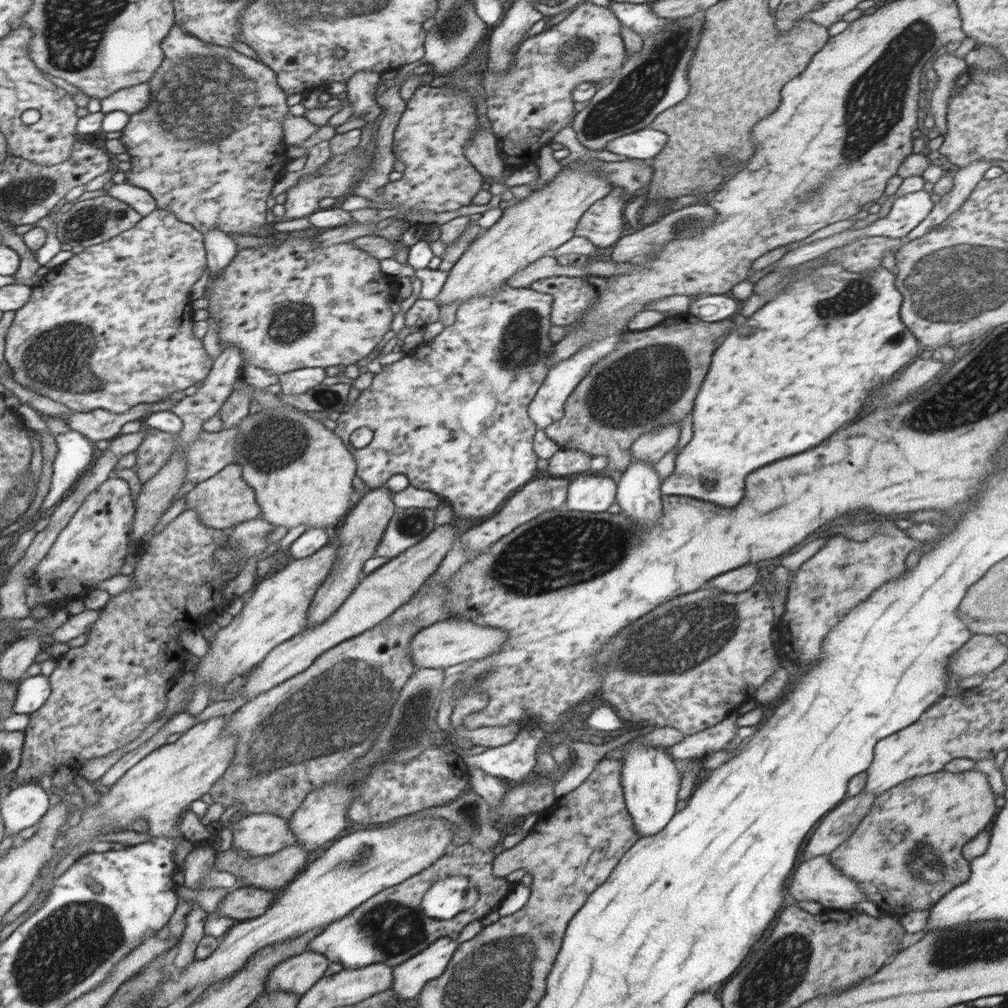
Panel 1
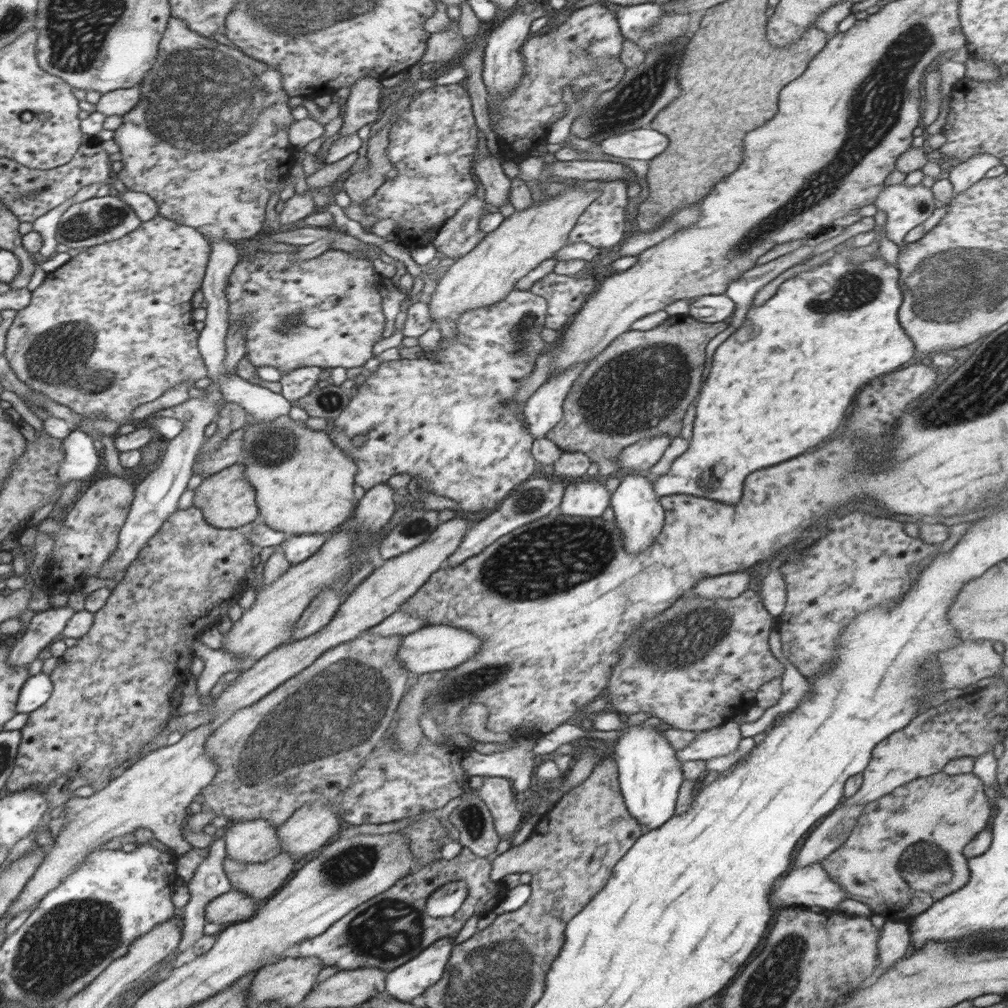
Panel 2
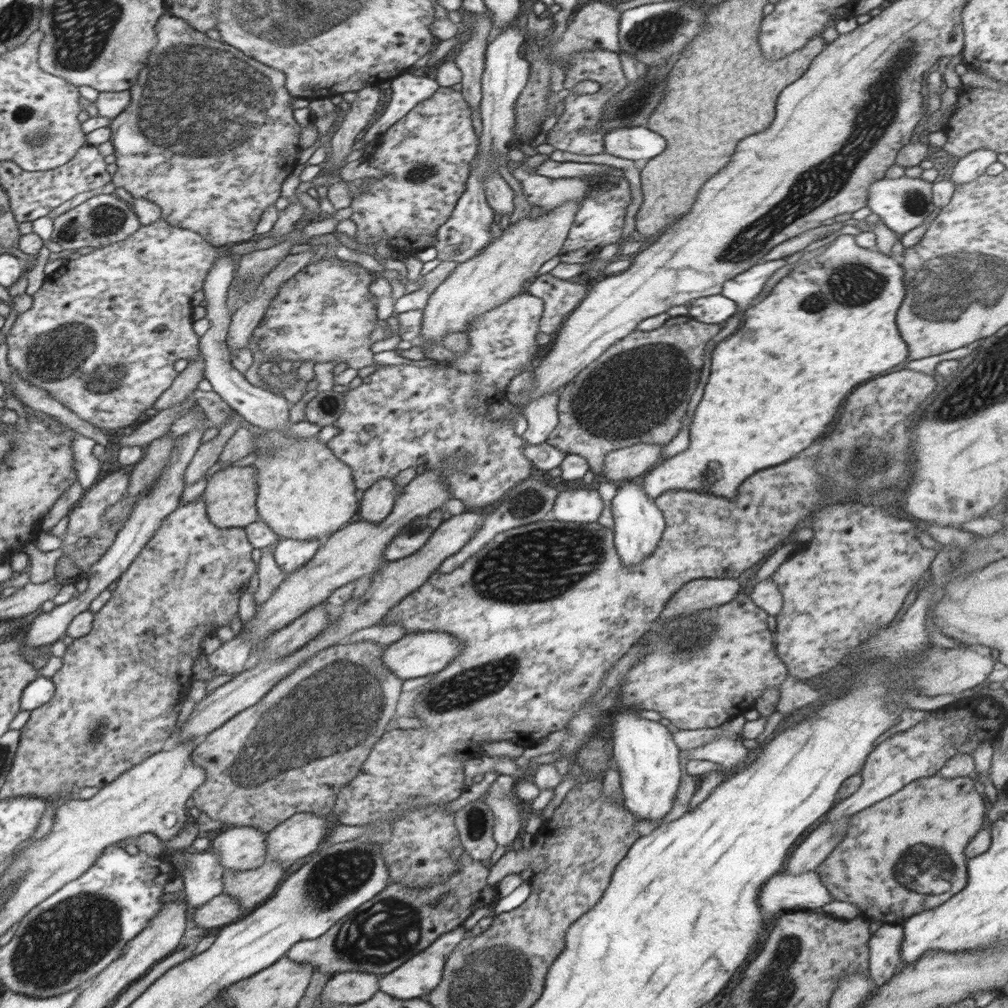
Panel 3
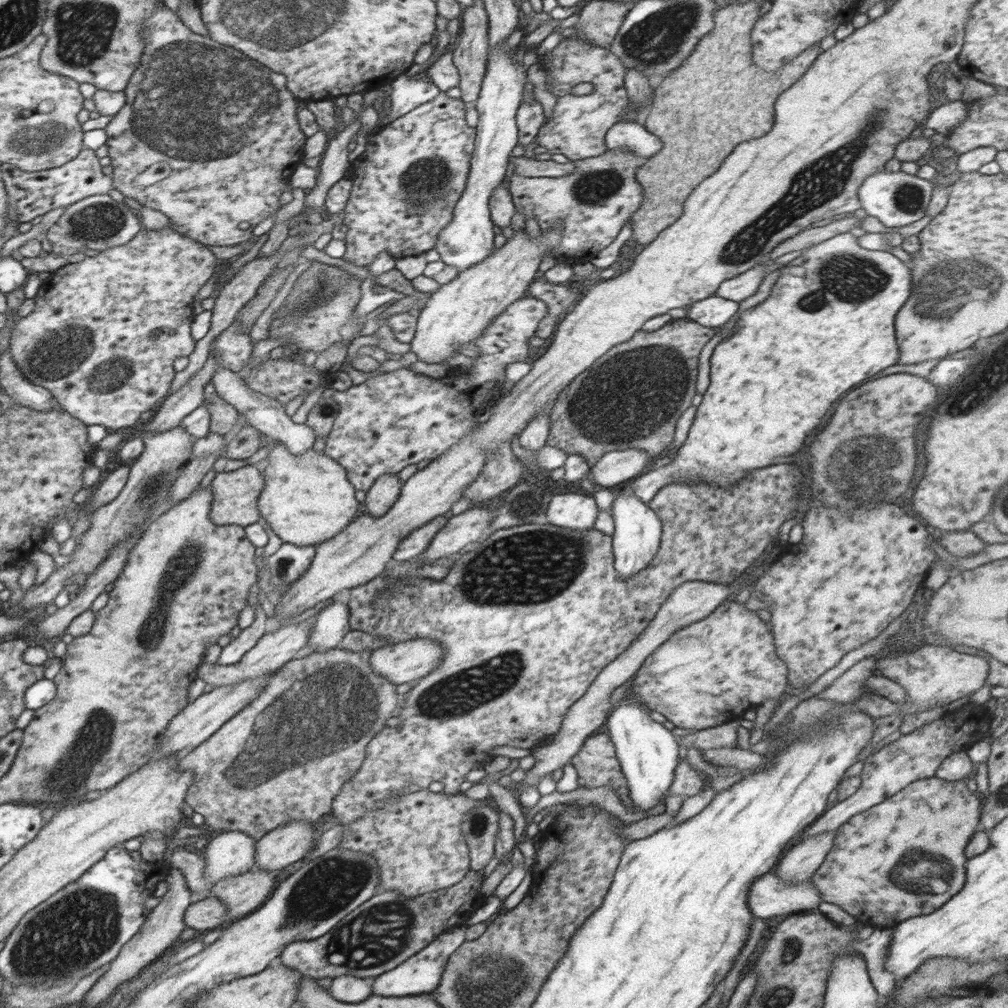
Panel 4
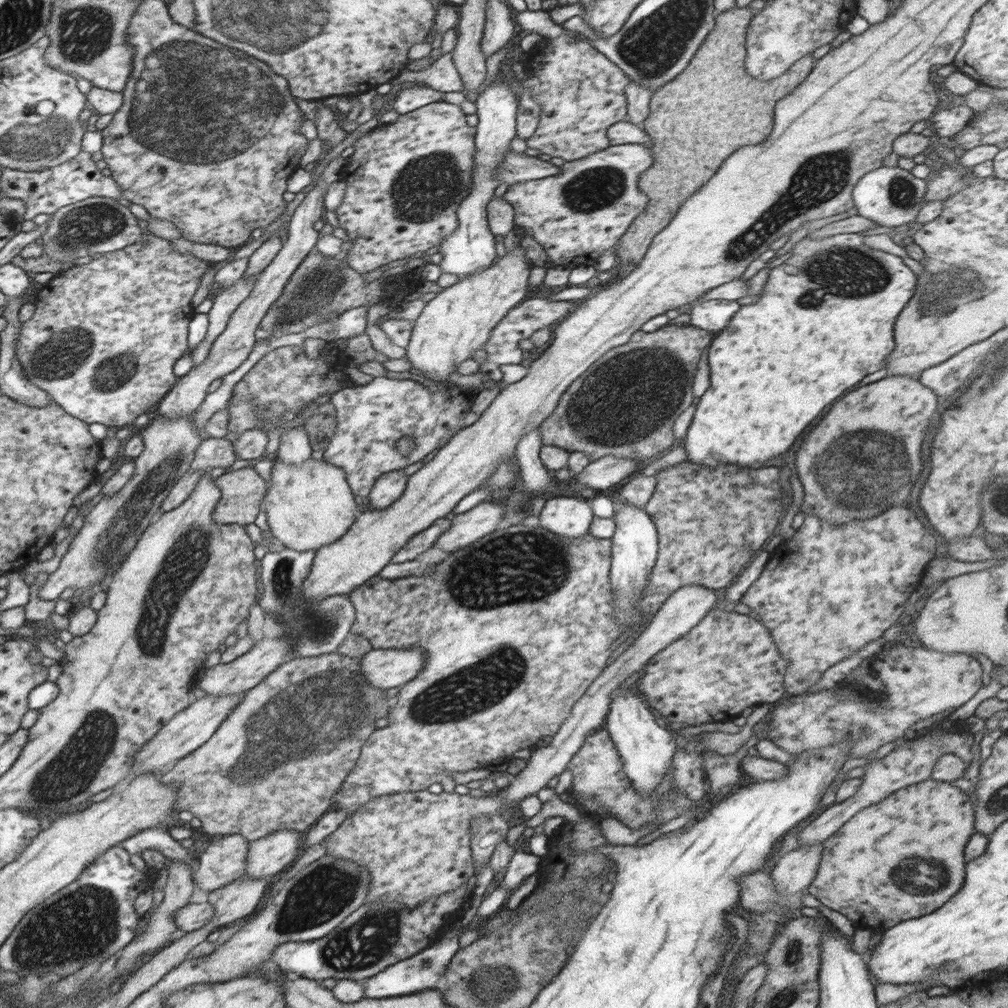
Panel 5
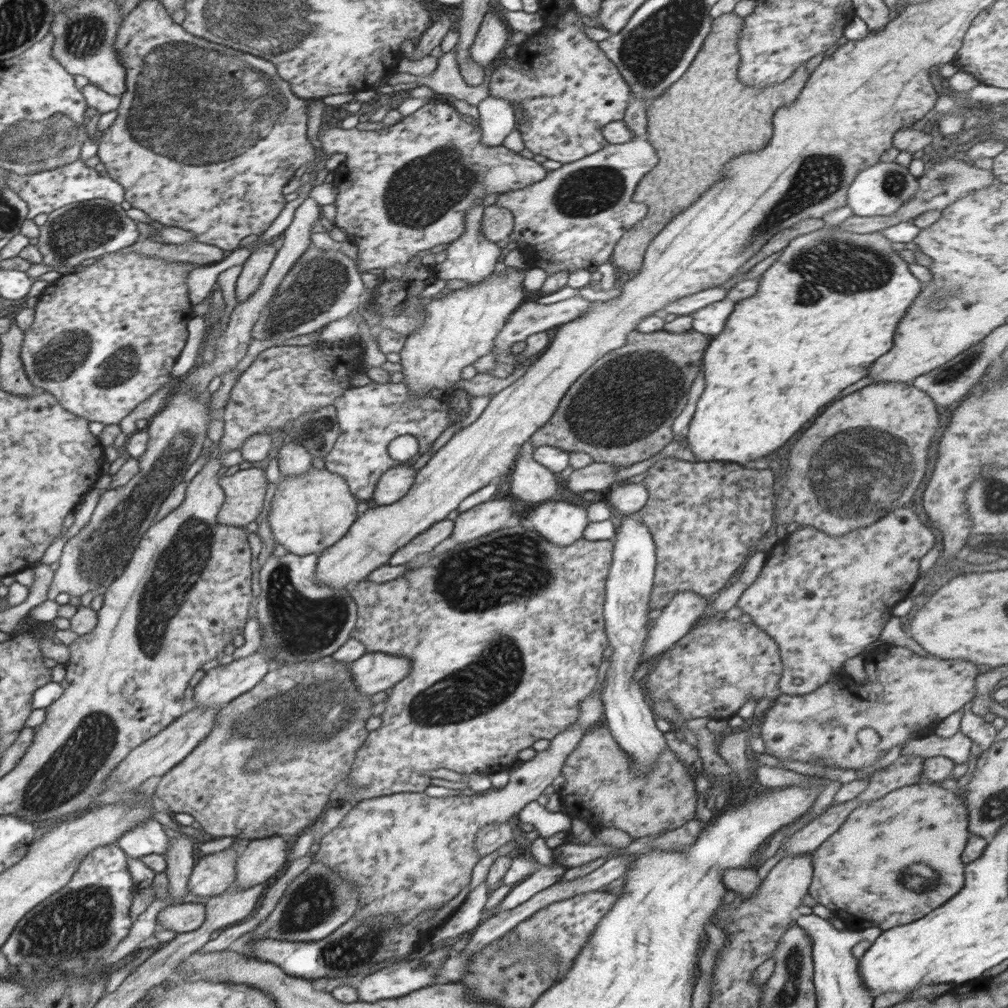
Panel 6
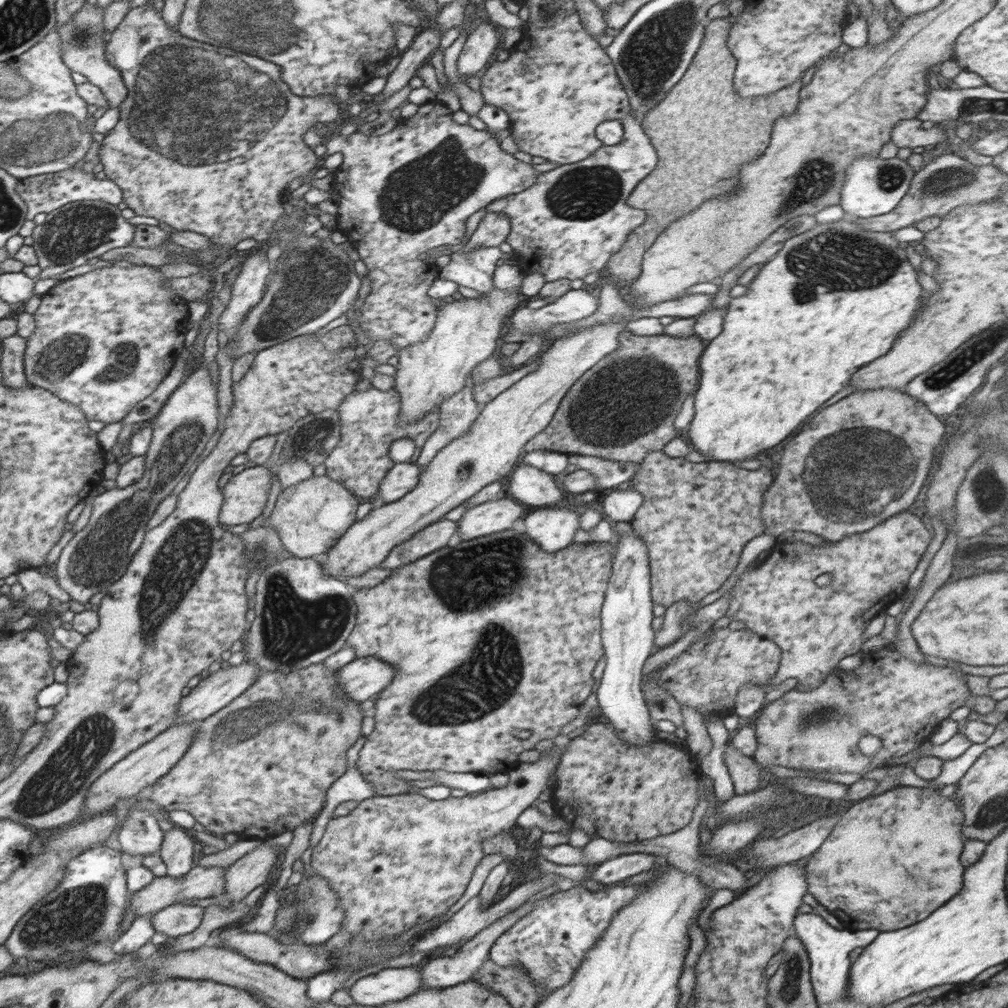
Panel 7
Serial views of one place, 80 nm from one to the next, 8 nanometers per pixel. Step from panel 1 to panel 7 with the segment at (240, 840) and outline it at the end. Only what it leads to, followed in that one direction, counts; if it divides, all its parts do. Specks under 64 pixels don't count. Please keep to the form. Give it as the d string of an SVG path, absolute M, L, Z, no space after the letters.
M200 865L190 869L182 880L176 880L170 876L156 877L148 887L132 892L130 898L130 911L136 913L136 917L144 915L154 915L165 907L181 903L192 902L194 899L202 900L206 898L222 897L226 888L226 868L220 866L200 867Z

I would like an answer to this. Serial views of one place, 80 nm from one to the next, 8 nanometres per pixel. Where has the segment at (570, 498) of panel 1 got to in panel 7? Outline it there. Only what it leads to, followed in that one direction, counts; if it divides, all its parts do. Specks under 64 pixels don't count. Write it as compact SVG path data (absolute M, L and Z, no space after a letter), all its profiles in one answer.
M552 506L550 508L542 507L542 510L536 510L526 516L524 524L526 525L526 535L538 545L544 552L556 552L570 546L574 543L576 532L581 529L578 513L570 511L563 507Z

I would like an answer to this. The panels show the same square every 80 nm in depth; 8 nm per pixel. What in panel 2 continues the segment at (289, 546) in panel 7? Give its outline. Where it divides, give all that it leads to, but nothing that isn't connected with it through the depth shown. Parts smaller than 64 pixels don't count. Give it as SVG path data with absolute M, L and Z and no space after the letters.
M289 414L266 423L251 420L243 429L244 443L240 461L246 468L246 480L255 488L259 520L269 528L290 535L326 535L351 518L357 506L354 497L356 463L348 459L324 431L312 431L308 429L307 422L293 421Z

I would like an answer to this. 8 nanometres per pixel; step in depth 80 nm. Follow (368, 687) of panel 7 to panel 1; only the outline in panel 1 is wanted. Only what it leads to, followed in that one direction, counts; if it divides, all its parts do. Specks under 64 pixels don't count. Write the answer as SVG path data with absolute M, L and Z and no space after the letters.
M448 618L435 622L430 626L420 629L409 644L409 653L415 668L448 668L456 666L467 660L477 661L480 658L498 652L504 638L505 630L474 624L470 620Z

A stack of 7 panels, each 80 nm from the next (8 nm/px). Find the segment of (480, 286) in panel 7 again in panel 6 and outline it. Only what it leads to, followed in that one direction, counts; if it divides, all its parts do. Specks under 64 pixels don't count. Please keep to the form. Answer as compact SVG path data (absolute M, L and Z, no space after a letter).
M478 199L473 202L465 216L465 232L454 242L448 244L446 249L446 260L442 264L437 264L435 276L442 280L464 280L467 284L477 284L486 280L493 272L500 252L502 249L494 242L487 240L487 237L481 234L481 222L484 214L484 199Z

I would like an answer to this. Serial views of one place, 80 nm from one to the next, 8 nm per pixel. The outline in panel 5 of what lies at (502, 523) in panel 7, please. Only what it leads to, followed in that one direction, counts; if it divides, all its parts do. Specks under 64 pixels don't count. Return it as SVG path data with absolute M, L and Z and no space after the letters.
M484 501L474 508L455 515L451 520L450 529L434 543L446 554L462 547L468 547L472 542L495 532L498 524L504 518L505 510L498 504Z

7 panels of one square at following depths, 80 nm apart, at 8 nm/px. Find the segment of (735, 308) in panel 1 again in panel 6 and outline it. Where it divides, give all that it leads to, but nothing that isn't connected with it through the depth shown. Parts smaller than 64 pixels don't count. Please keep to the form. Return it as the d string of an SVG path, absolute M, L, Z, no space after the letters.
M722 299L697 310L692 314L693 330L709 335L711 338L720 334L735 304L736 302L731 299Z

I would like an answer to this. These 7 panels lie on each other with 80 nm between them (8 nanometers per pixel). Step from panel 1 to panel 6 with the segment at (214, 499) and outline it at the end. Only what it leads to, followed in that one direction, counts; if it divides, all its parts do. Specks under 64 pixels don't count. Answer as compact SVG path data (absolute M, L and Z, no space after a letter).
M239 470L232 476L220 478L219 485L225 492L223 505L217 514L220 524L240 528L260 516L268 486L265 470Z

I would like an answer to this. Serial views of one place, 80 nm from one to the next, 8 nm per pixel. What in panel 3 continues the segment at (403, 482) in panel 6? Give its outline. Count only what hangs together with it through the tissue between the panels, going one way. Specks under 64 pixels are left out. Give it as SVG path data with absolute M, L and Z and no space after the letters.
M383 478L377 480L370 488L365 490L360 500L360 516L362 521L379 523L390 514L396 502L398 488L393 479Z

